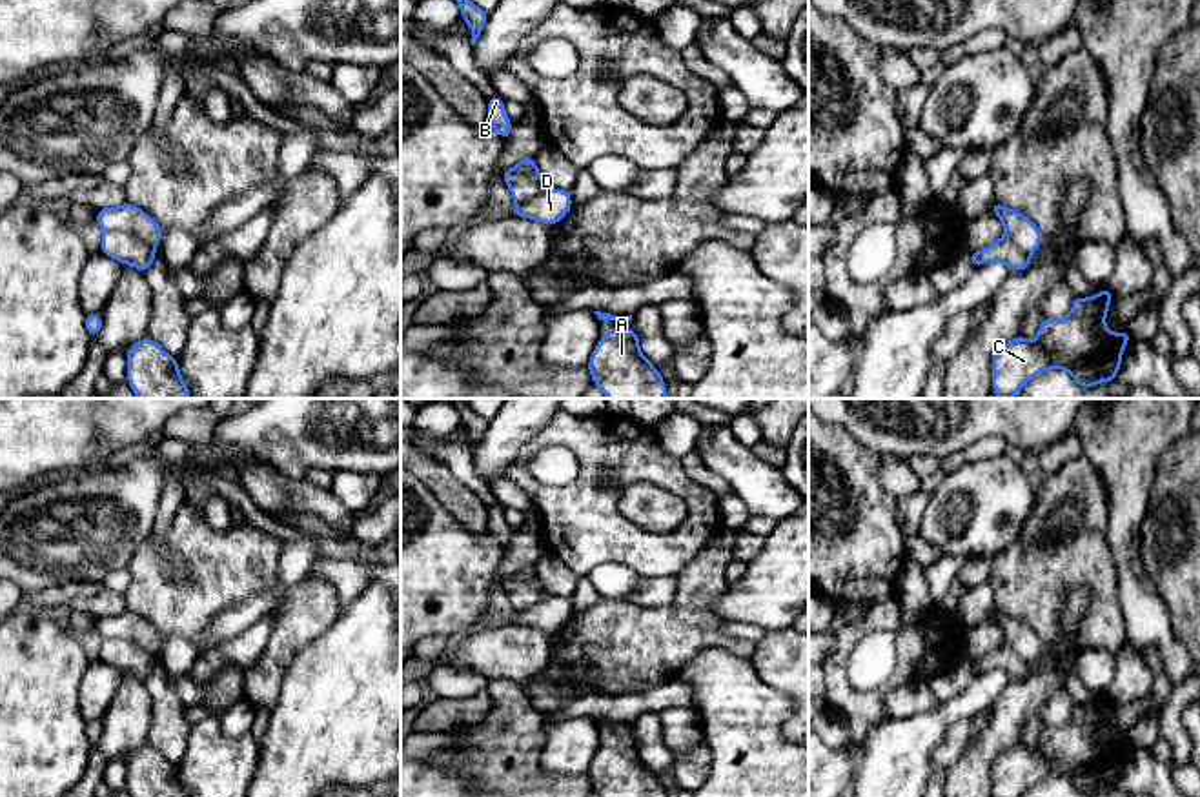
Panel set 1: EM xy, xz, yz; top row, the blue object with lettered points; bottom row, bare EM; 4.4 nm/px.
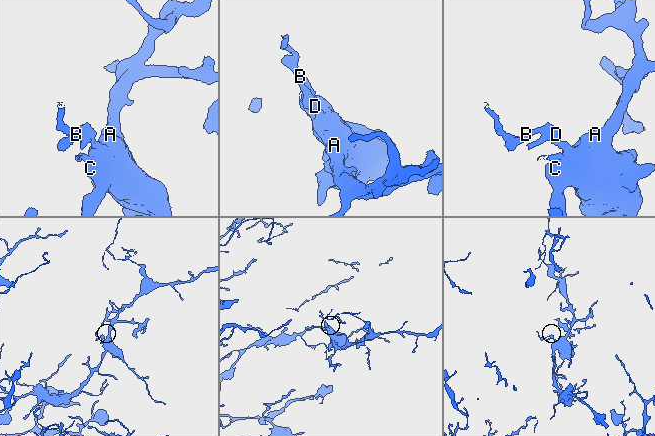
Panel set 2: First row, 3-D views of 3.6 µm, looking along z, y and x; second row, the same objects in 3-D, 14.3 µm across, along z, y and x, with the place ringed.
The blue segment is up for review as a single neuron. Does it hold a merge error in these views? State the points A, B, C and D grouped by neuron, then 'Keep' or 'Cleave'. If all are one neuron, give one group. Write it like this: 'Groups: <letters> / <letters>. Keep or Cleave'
Groups: A C / B D. Cleave

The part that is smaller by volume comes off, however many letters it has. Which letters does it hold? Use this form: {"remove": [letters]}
{"remove": ["B", "D"]}

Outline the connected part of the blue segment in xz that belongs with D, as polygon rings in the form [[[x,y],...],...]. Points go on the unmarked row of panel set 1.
[[[550,597],[528,608],[515,610],[514,622],[546,631],[548,635],[563,628],[572,617],[572,600]]]

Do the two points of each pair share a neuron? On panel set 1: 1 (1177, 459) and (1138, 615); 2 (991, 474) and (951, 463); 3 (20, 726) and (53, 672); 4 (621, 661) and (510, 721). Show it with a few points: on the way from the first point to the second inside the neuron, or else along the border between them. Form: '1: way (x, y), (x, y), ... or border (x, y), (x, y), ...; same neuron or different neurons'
1: border (1140, 532), (1144, 568), (1169, 612); different neurons
2: border (1002, 453), (991, 459), (964, 463), (945, 475); different neurons
3: way (20, 714), (20, 705), (40, 685); same neuron
4: border (525, 694), (543, 717); different neurons

